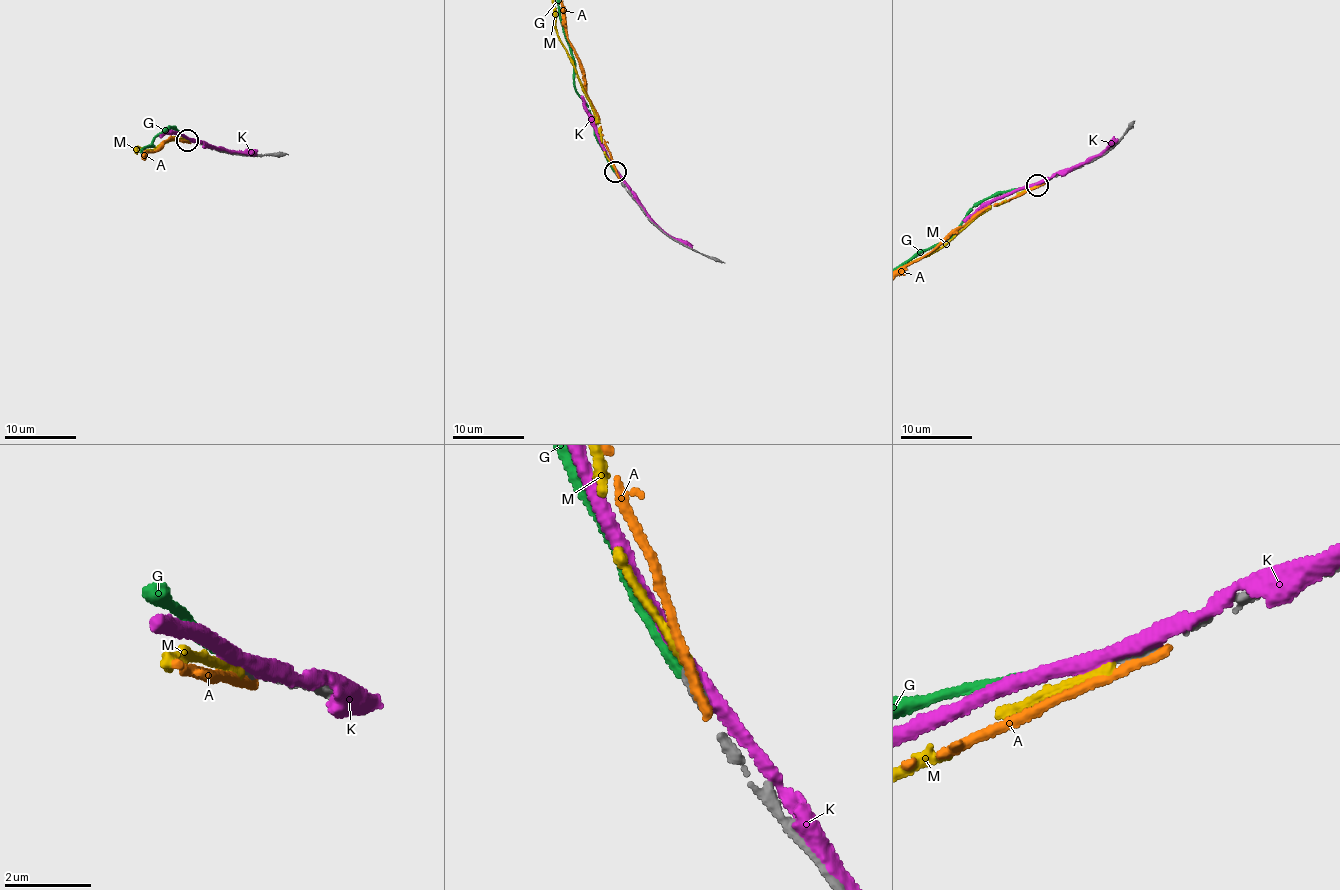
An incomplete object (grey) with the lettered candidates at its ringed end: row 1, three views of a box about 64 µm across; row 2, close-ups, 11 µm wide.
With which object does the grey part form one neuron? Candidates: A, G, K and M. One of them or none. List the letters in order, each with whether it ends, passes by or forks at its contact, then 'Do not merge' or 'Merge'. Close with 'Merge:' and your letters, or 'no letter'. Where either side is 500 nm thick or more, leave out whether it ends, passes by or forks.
A: It ends there. Do not merge
G: It ends there. Do not merge
K: It passes by. Do not merge
M: It ends there. Do not merge
Merge: no letter

